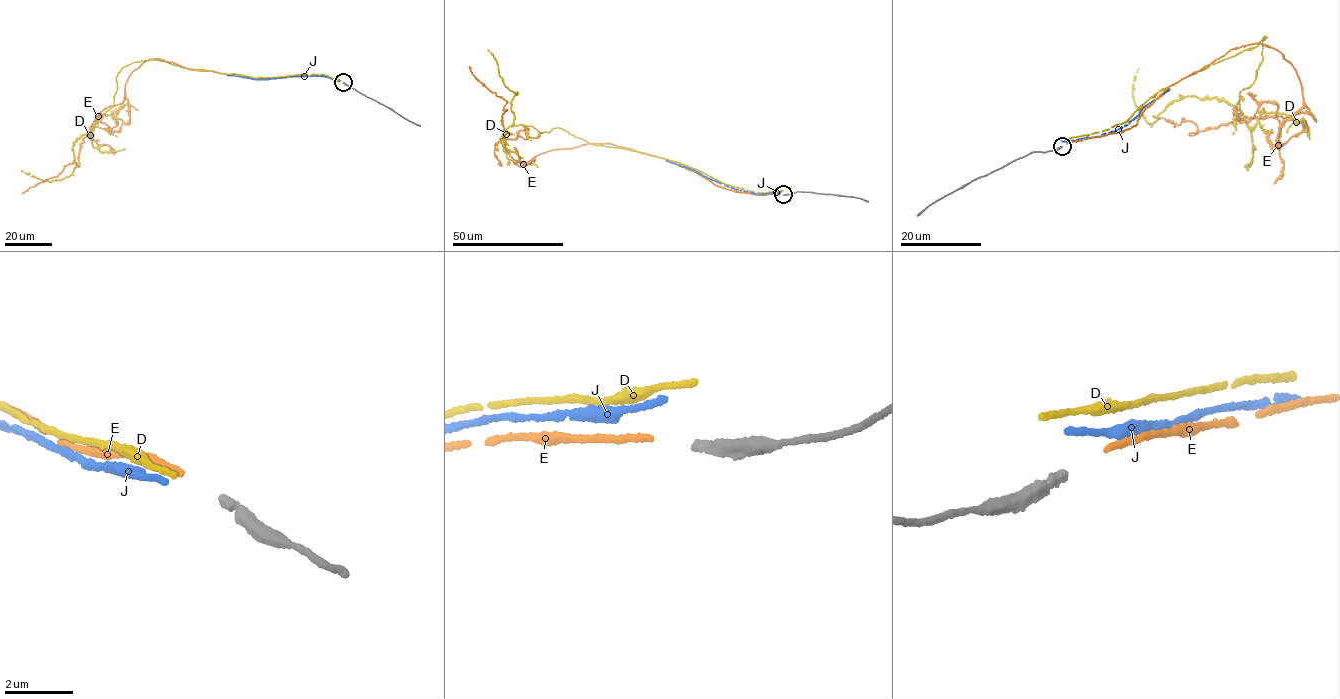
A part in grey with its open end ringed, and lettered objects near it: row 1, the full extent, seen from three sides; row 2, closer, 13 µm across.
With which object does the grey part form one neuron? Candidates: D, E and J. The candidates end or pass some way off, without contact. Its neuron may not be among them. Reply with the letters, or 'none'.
E

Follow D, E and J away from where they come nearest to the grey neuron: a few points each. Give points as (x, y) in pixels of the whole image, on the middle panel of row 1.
D: (783, 190), (749, 190), (558, 127), (541, 133), (517, 126), (511, 100), (518, 93), (505, 85), (488, 49)
E: (780, 194), (727, 189), (664, 159), (607, 142), (554, 150), (520, 166), (501, 142), (507, 102), (468, 66)
J: (781, 192), (759, 194), (735, 189), (666, 160)

